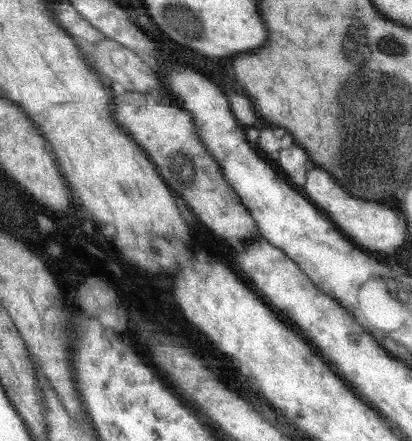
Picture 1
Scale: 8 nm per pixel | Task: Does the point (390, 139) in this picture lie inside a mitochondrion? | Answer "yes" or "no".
yes

